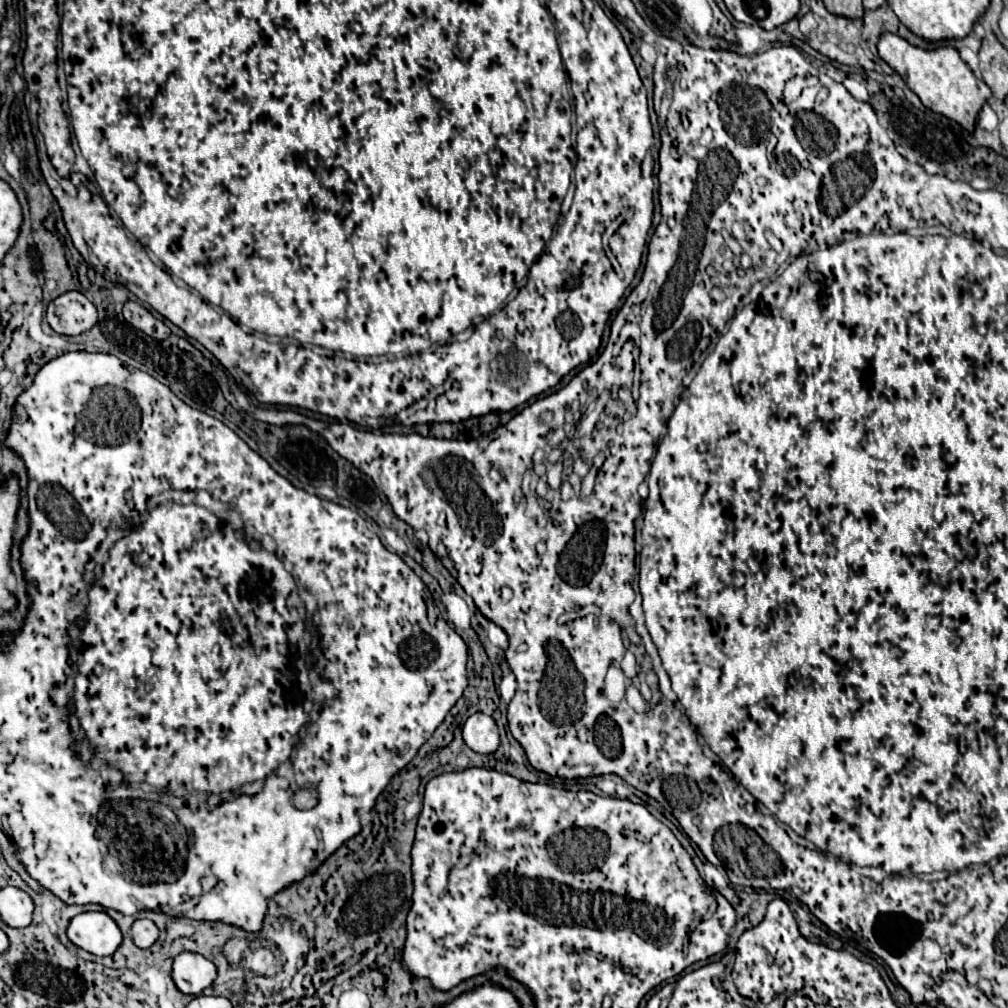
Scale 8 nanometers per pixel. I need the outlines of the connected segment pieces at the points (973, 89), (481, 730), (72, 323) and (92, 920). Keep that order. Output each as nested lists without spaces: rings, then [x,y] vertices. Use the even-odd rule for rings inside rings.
[[[884,33],[880,35],[878,41],[878,53],[894,71],[900,73],[906,85],[920,97],[920,101],[928,109],[960,123],[968,131],[974,129],[978,111],[988,101],[990,91],[978,87],[978,79],[974,77],[972,69],[960,59],[958,51],[952,45],[940,45],[936,49],[920,49],[902,39],[900,35]]]
[[[474,713],[472,717],[468,717],[468,721],[462,727],[462,737],[472,751],[484,755],[494,753],[500,745],[498,727],[494,719],[484,713]]]
[[[70,291],[48,305],[46,319],[58,335],[80,335],[96,325],[98,311],[82,293]]]
[[[94,911],[76,915],[70,921],[66,935],[76,947],[92,955],[112,955],[122,943],[122,933],[116,923],[106,913]]]

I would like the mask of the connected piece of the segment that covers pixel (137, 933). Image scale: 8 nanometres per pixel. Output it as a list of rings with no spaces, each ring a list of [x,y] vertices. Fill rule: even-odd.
[[[140,919],[140,921],[134,921],[132,925],[132,941],[136,947],[140,949],[148,949],[154,945],[154,941],[158,939],[158,929],[152,921],[148,919]]]

